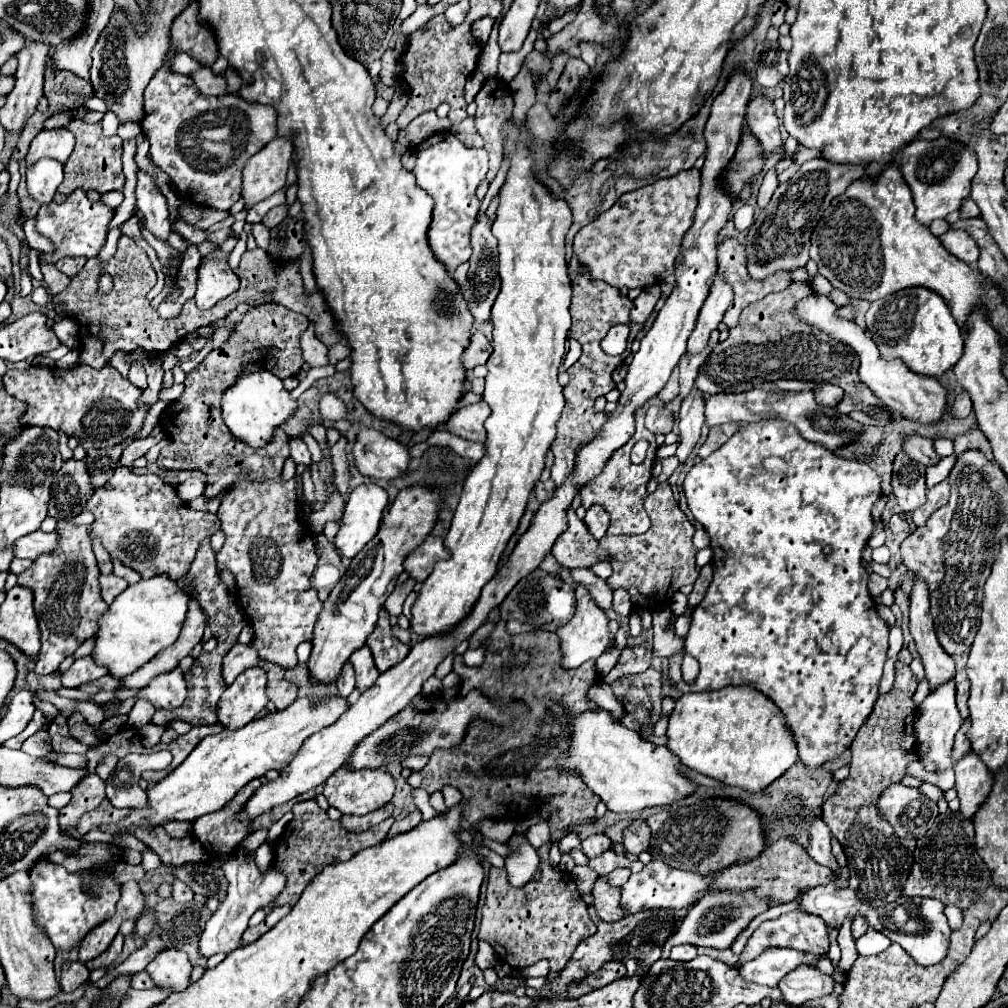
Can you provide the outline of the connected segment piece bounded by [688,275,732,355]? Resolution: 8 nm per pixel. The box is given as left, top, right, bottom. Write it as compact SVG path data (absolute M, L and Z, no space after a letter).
M712 277L712 289L708 299L704 301L704 307L700 309L696 327L688 339L688 353L700 353L708 345L708 337L714 329L718 329L718 323L722 321L728 305L732 301L732 289L720 281L720 277Z

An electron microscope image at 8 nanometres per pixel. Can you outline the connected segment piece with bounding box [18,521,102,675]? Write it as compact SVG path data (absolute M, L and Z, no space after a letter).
M58 521L56 531L60 533L60 549L56 549L56 553L38 557L32 567L18 575L18 583L34 591L34 609L42 633L42 649L36 663L36 673L40 675L54 673L58 665L86 639L94 637L100 627L100 569L92 553L88 527Z

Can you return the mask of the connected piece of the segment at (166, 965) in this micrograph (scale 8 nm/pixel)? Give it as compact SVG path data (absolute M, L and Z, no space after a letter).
M166 949L166 951L158 953L152 963L148 963L146 971L150 973L156 987L174 993L174 991L188 989L192 963L190 963L188 955L184 955L182 951Z

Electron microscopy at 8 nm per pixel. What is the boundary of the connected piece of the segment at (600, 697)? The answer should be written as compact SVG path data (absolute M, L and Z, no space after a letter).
M600 679L600 681L594 683L588 691L590 691L590 695L588 695L590 701L594 701L598 707L610 711L616 719L620 719L620 715L624 713L624 707L616 701L616 697L614 697L614 693L612 693L612 687L610 687L608 683L604 683L604 681Z

